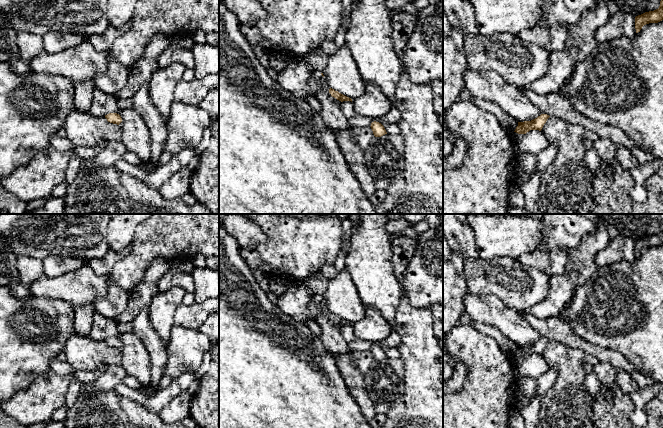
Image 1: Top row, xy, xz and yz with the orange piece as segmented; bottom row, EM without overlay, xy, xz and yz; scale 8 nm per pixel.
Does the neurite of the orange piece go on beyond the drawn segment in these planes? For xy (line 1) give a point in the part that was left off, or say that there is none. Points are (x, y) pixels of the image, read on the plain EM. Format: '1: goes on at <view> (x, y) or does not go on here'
1: does not go on here

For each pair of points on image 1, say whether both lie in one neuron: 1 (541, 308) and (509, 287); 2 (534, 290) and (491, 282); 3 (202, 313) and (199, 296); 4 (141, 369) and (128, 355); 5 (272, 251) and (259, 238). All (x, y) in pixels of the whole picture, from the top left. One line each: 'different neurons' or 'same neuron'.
1: different neurons
2: same neuron
3: different neurons
4: same neuron
5: different neurons

